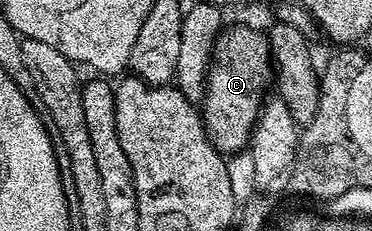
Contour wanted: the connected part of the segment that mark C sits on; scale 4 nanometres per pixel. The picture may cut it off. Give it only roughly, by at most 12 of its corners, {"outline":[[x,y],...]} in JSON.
{"outline":[[221,30],[202,96],[221,153],[249,146],[274,75],[263,30]]}

